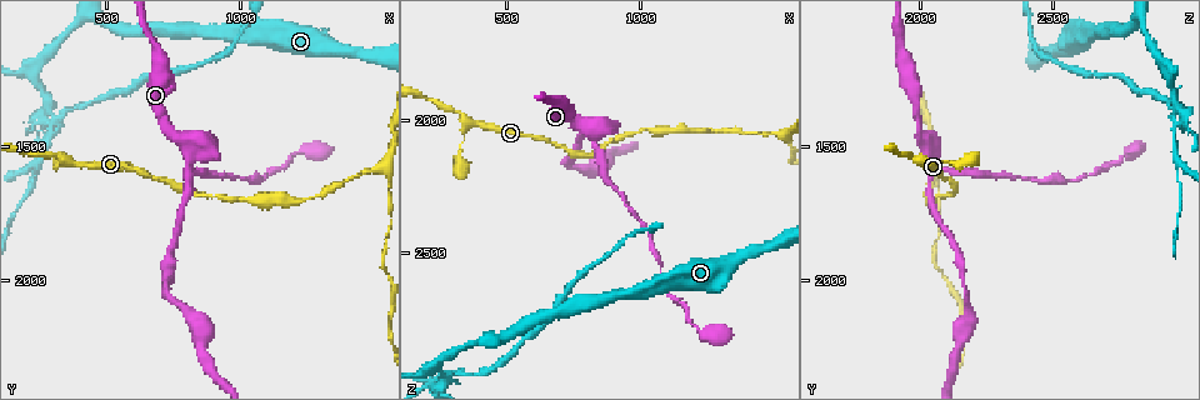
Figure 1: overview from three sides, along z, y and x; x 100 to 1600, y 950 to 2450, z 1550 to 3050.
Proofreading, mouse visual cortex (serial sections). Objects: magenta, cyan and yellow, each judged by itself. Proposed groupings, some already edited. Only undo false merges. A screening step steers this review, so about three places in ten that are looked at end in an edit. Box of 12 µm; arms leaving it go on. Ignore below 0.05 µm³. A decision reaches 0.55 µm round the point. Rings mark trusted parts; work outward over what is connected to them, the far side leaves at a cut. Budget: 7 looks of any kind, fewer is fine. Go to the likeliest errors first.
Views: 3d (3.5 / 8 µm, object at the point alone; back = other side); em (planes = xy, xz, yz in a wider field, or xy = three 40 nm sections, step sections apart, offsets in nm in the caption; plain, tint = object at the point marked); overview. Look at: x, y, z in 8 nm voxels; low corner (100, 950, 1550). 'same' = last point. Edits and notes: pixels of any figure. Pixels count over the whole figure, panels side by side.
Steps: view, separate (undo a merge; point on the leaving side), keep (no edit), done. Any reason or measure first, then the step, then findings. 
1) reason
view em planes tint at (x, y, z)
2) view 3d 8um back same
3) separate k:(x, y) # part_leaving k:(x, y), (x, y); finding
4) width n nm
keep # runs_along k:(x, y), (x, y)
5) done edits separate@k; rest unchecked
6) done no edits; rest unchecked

side arm on a straight run
view 3d 3.5um at (810, 1600, 2040)

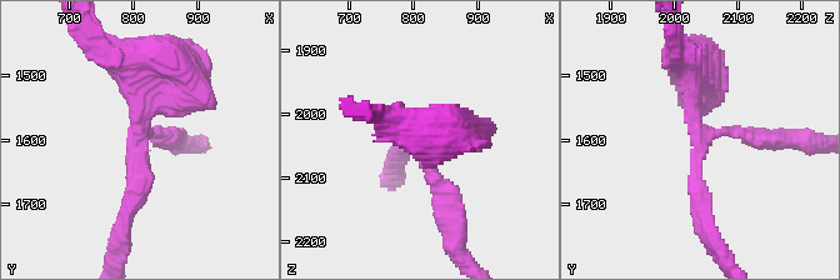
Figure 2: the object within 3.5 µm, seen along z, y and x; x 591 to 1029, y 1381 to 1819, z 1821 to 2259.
arms 3; arm_widths 250, 250, 450 nm
view em xy step 1 tint at (810, 1595, 2040)

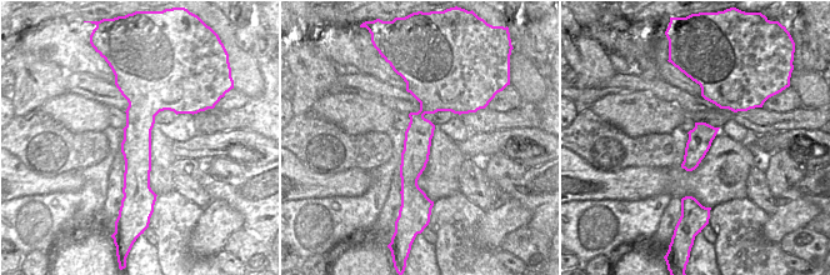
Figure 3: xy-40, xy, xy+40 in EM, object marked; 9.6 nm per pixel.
cut it another way
view em xy step 3 tint same

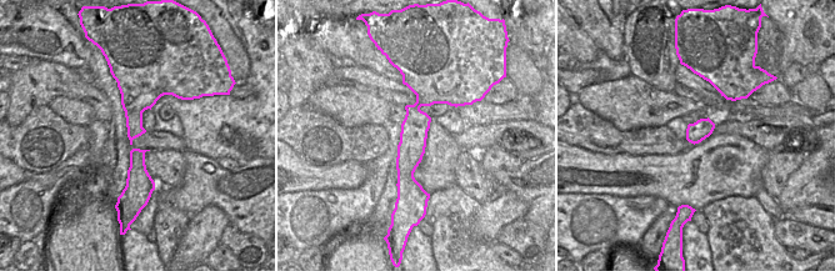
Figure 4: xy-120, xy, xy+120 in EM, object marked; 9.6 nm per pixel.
keep # one cell here

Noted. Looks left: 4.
three arms meet
view 3d 3.5um at (1500, 1590, 2050)

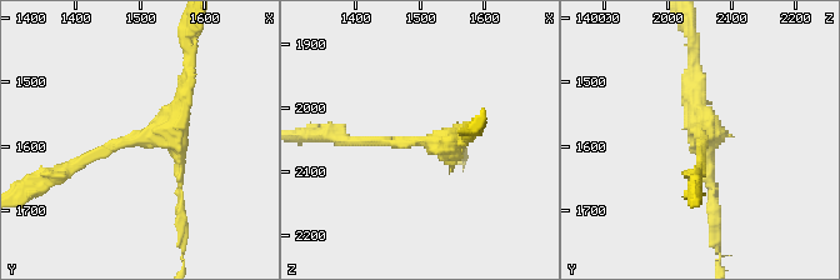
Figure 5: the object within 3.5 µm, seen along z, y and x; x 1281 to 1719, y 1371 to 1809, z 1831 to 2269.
arms 3; arm_widths 150, 150, 250 nm; now the EM
view em xy step 3 tint at (1500, 1590, 2055)

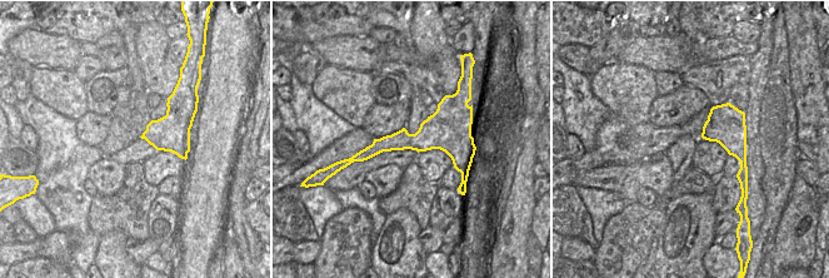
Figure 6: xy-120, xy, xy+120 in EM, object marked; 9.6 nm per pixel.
view em planes tint same

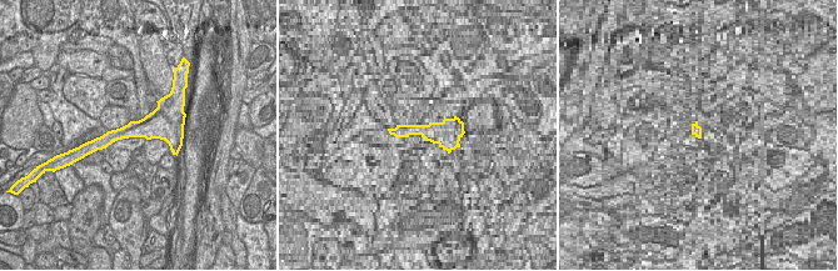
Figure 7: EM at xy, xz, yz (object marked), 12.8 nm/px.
keep # runs_along 7:(178, 128), (133, 129), (99, 140); all the same cell

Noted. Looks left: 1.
done no edits; rest unchecked

